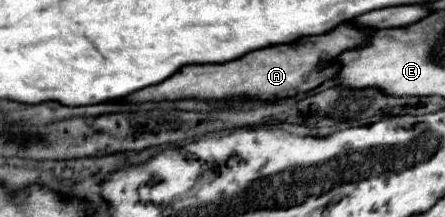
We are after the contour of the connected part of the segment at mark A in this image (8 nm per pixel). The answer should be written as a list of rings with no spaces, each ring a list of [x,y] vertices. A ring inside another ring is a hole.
[[[339,24],[335,30],[319,36],[305,36],[291,44],[277,44],[271,48],[249,52],[237,60],[223,64],[195,64],[185,66],[175,72],[165,82],[133,92],[119,102],[159,102],[159,100],[225,100],[225,98],[259,98],[259,100],[277,100],[289,98],[299,92],[309,92],[331,80],[337,74],[337,56],[343,50],[355,48],[367,40],[367,30],[359,30],[351,24]]]

